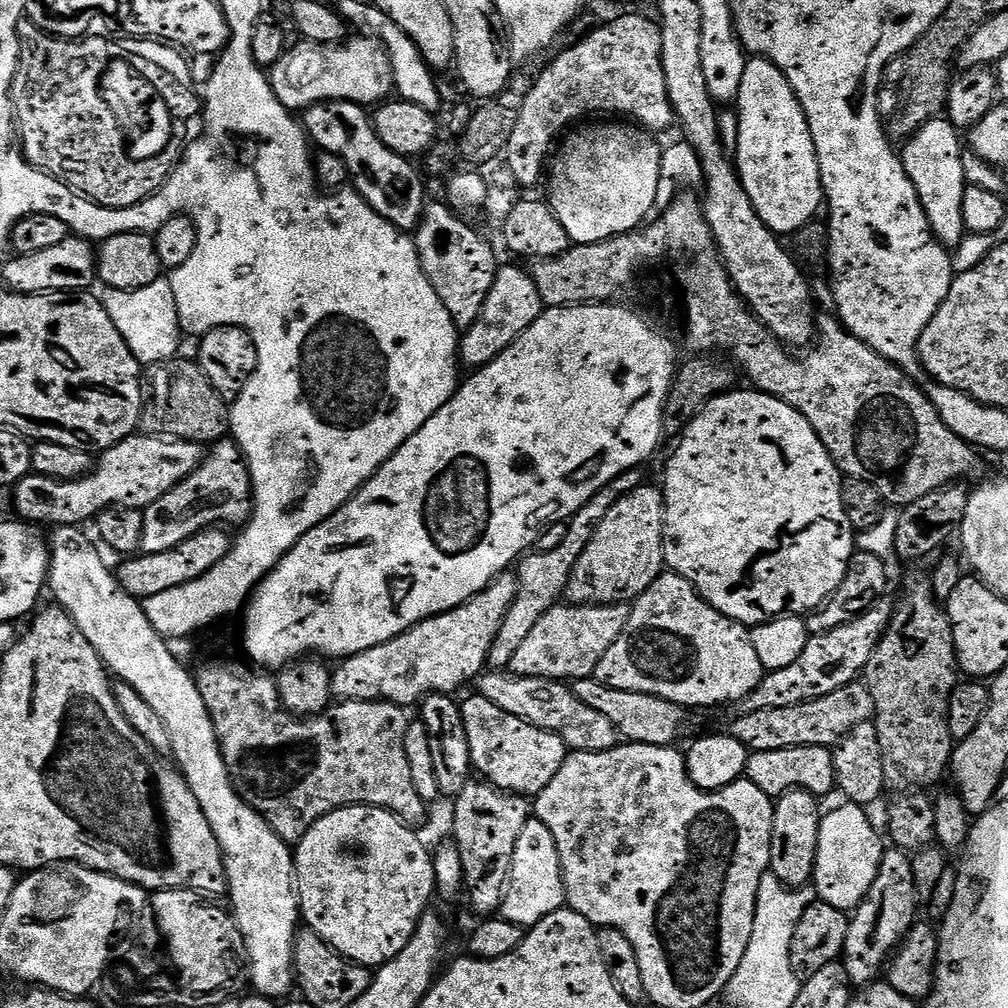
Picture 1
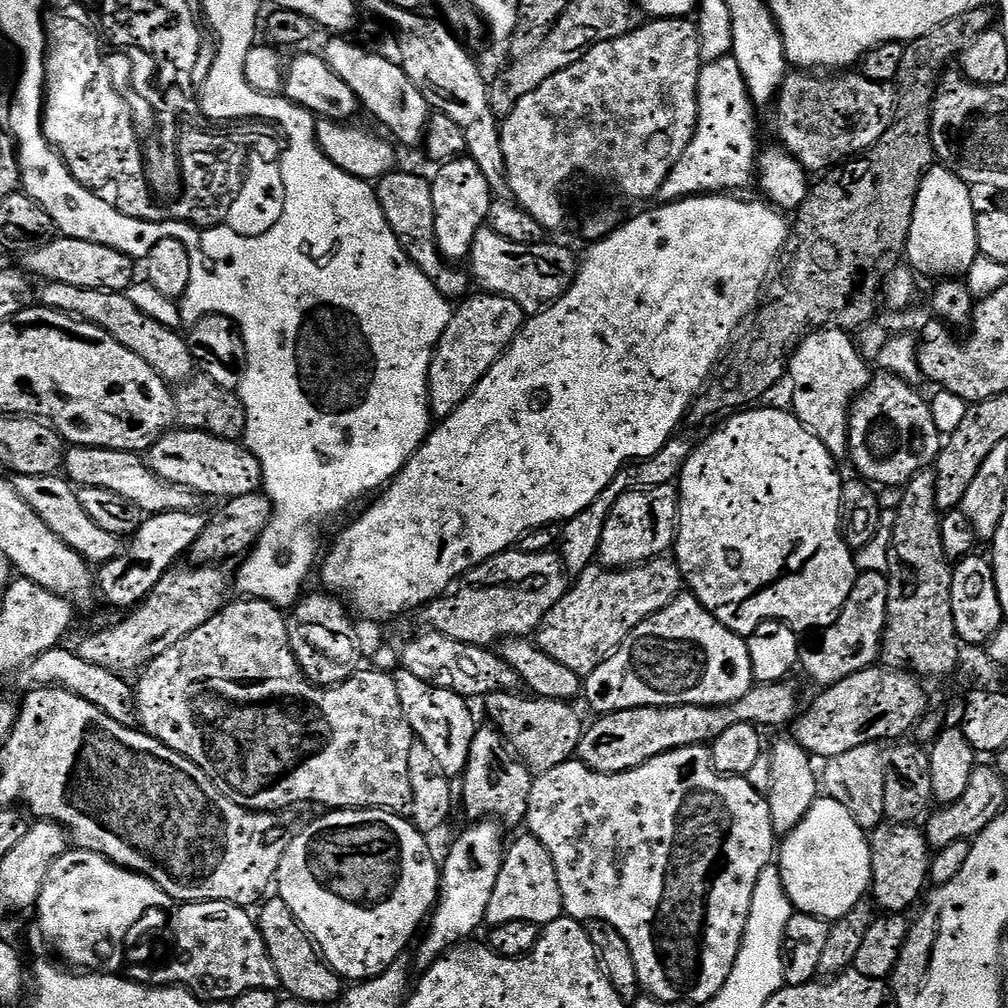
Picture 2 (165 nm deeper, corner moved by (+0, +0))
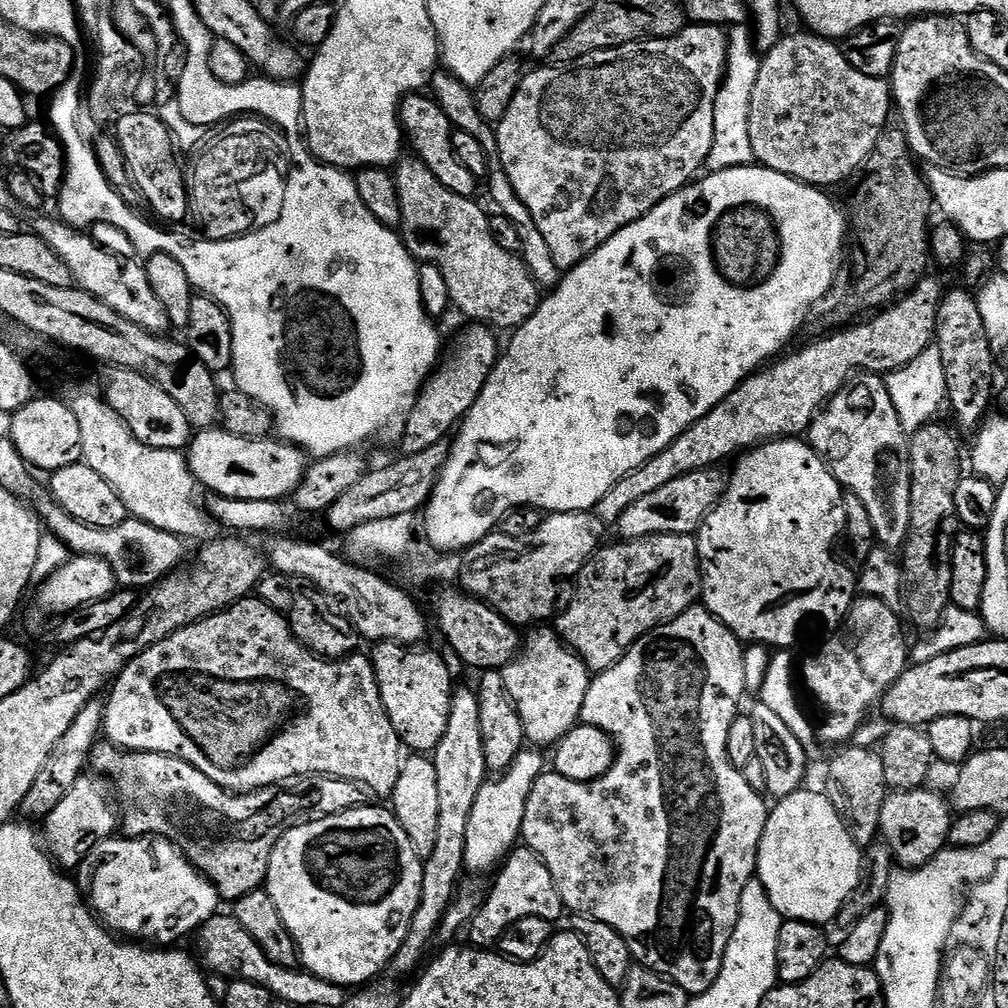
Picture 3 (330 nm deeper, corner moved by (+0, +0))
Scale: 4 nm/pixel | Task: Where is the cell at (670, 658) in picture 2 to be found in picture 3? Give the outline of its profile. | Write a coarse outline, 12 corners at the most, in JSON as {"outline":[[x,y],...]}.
{"outline":[[703,606],[592,676],[616,742],[523,843],[692,998],[770,811],[726,754],[745,645]]}

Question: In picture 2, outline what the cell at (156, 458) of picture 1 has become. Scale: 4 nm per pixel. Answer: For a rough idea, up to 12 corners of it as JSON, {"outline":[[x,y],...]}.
{"outline":[[169,430],[151,441],[150,470],[201,497],[261,487],[243,443]]}

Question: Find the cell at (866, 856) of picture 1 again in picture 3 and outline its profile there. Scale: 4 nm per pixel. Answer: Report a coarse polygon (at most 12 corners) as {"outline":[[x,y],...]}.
{"outline":[[823,791],[771,805],[756,876],[781,918],[824,926],[862,848]]}

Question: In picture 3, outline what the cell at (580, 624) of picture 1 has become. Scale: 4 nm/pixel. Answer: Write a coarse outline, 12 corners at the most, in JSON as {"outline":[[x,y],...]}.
{"outline":[[695,535],[601,547],[556,635],[592,674],[702,596]]}

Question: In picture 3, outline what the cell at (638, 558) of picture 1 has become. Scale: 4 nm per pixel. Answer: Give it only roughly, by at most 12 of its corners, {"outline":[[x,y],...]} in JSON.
{"outline":[[705,470],[626,506],[621,541],[690,536],[724,495]]}

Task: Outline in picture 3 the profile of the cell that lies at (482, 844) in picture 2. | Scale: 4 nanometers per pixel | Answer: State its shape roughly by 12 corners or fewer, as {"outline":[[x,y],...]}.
{"outline":[[520,752],[485,780],[466,825],[465,873],[495,873],[517,847],[546,771]]}

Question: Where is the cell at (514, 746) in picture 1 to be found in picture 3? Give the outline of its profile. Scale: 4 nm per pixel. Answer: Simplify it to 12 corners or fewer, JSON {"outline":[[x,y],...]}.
{"outline":[[551,627],[502,671],[525,741],[581,723],[592,676]]}

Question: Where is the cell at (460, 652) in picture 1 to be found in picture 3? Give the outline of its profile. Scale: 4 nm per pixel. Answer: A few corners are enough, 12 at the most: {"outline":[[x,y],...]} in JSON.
{"outline":[[586,512],[499,530],[466,556],[459,587],[514,626],[553,619],[556,583],[596,555]]}

